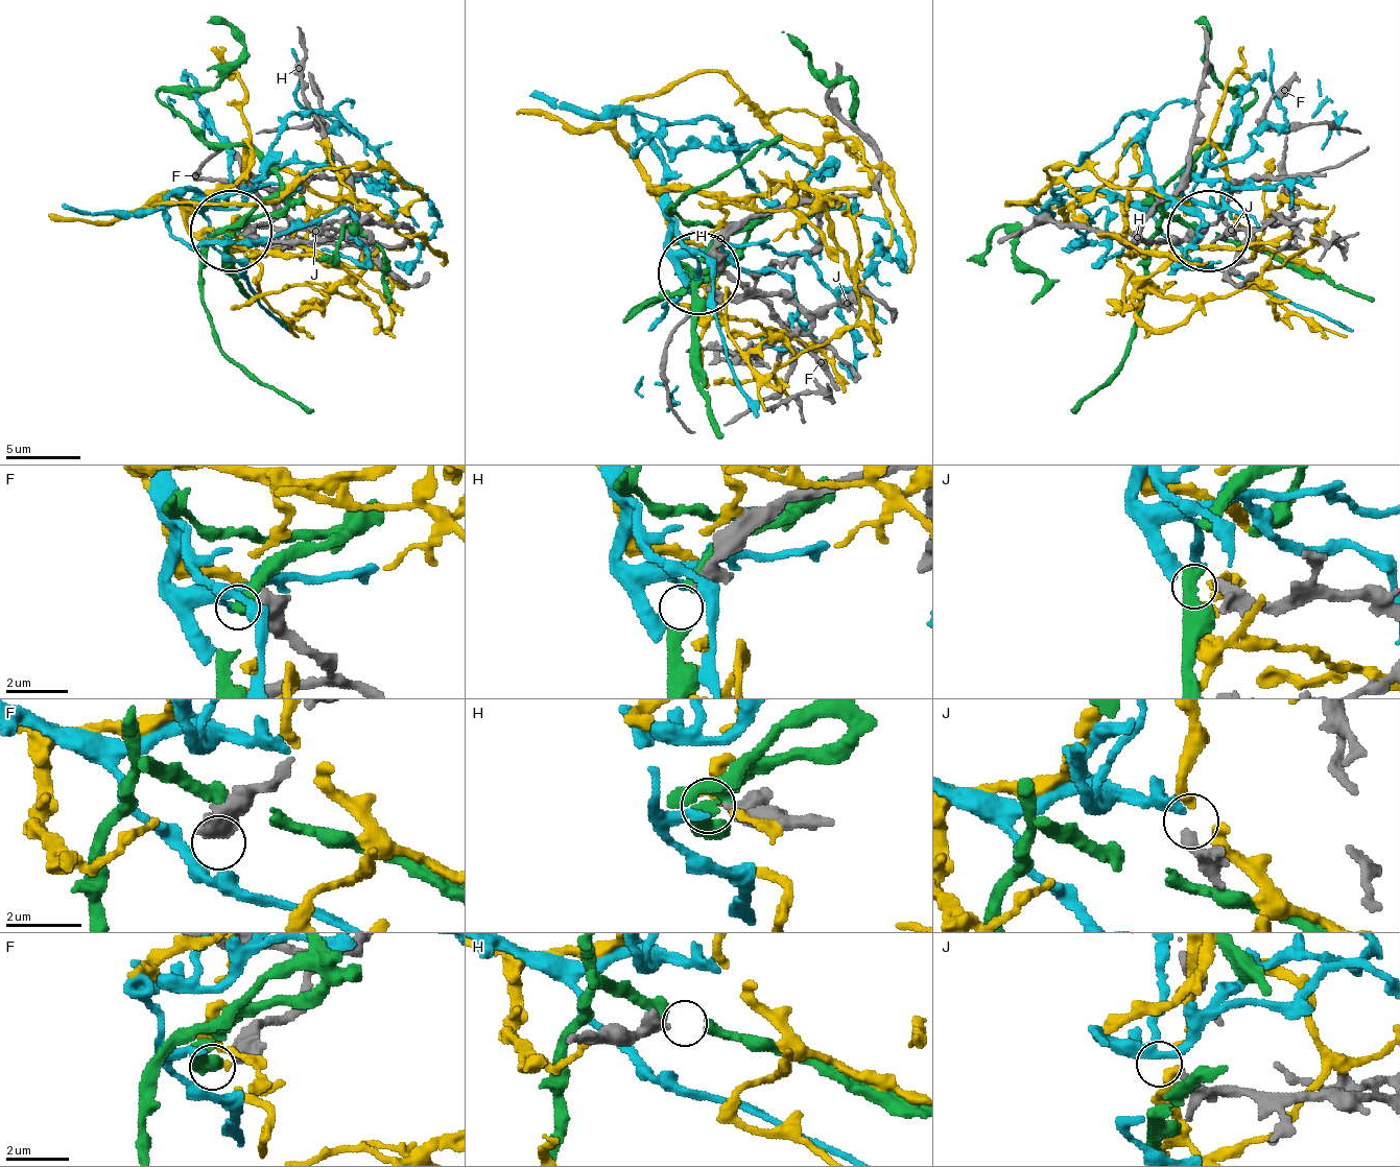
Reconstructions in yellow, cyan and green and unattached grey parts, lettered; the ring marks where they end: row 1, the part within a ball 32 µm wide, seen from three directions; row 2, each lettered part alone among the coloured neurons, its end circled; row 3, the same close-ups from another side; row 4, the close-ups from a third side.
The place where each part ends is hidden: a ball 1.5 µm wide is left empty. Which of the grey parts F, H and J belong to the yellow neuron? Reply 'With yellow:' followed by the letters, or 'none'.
With yellow: none

